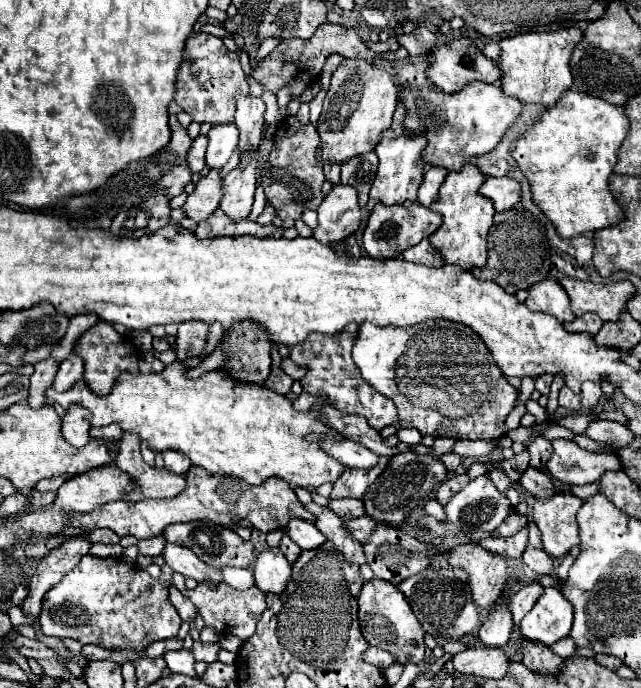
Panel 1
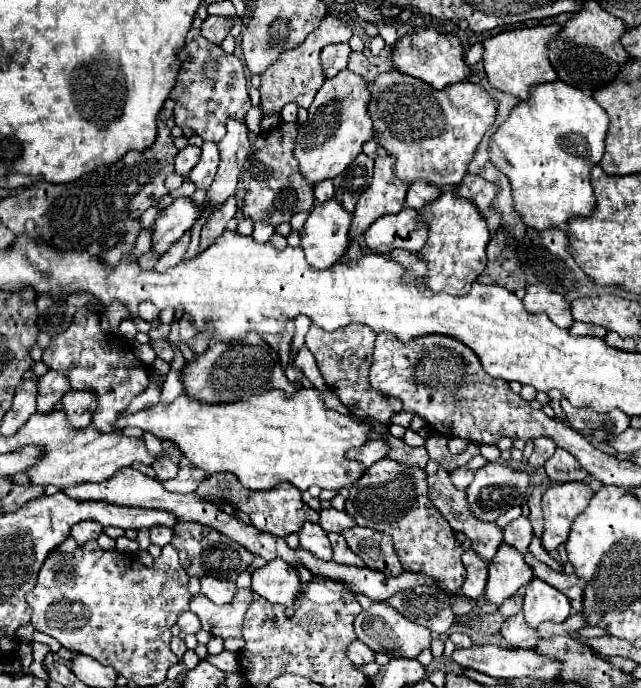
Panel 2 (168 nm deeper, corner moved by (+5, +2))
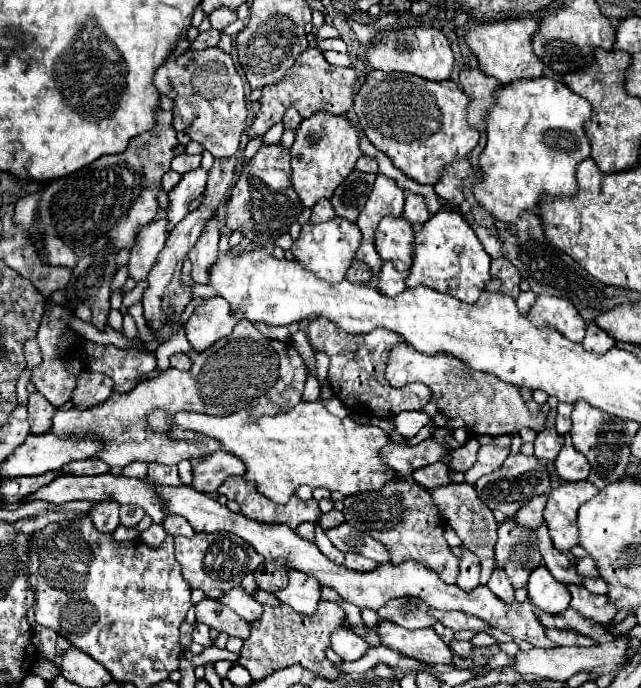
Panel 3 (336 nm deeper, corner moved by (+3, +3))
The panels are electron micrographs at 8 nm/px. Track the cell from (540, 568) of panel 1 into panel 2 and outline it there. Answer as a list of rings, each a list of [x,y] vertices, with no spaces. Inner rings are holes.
[[[527,550],[523,556],[525,556],[525,562],[531,566],[531,570],[533,570],[533,574],[535,574],[537,578],[541,578],[543,582],[551,584],[551,586],[557,588],[559,592],[563,592],[563,594],[569,598],[573,610],[575,610],[575,612],[581,612],[583,586],[585,586],[585,584],[583,584],[579,578],[569,576],[569,574],[565,574],[565,572],[557,572],[557,570],[553,570],[551,566],[539,562],[529,550]]]

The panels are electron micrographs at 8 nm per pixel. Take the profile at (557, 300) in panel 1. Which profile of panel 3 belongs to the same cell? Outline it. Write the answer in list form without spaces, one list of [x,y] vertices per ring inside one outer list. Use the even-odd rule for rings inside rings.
[[[539,295],[529,317],[537,325],[557,329],[569,341],[581,343],[585,337],[585,321],[577,313],[577,309],[573,309],[573,305],[561,297]]]

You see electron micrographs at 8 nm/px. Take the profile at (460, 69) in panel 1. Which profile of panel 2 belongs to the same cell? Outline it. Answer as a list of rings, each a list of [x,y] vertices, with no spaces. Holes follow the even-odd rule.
[[[419,30],[411,36],[417,36],[417,38],[409,42],[409,34],[407,34],[407,36],[399,38],[395,48],[393,48],[393,64],[397,66],[397,70],[423,80],[437,90],[443,90],[445,86],[455,84],[455,82],[469,80],[473,70],[463,60],[463,46],[461,46],[457,36],[439,34],[435,30]]]

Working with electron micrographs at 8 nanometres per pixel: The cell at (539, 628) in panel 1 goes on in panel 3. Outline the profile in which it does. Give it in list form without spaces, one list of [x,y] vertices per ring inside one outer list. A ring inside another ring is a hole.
[[[539,565],[531,573],[529,583],[527,583],[527,593],[529,593],[529,599],[535,607],[539,607],[547,613],[553,613],[553,615],[563,613],[571,601],[571,593],[569,593],[567,585],[559,583],[549,573],[549,569],[545,569],[543,565]]]

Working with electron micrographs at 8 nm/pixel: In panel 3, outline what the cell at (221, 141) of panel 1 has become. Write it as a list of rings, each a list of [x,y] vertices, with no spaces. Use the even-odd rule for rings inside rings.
[[[201,167],[183,175],[181,181],[169,191],[169,209],[167,209],[167,221],[169,221],[169,231],[189,213],[189,205],[203,195],[205,185],[207,185],[209,173],[203,171]]]

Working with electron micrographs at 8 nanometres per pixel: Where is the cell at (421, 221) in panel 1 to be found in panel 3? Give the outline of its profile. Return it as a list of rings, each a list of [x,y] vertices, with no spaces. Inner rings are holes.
[[[385,217],[375,233],[375,249],[383,261],[391,261],[395,269],[407,271],[409,265],[413,263],[413,227],[403,219],[403,217]]]

